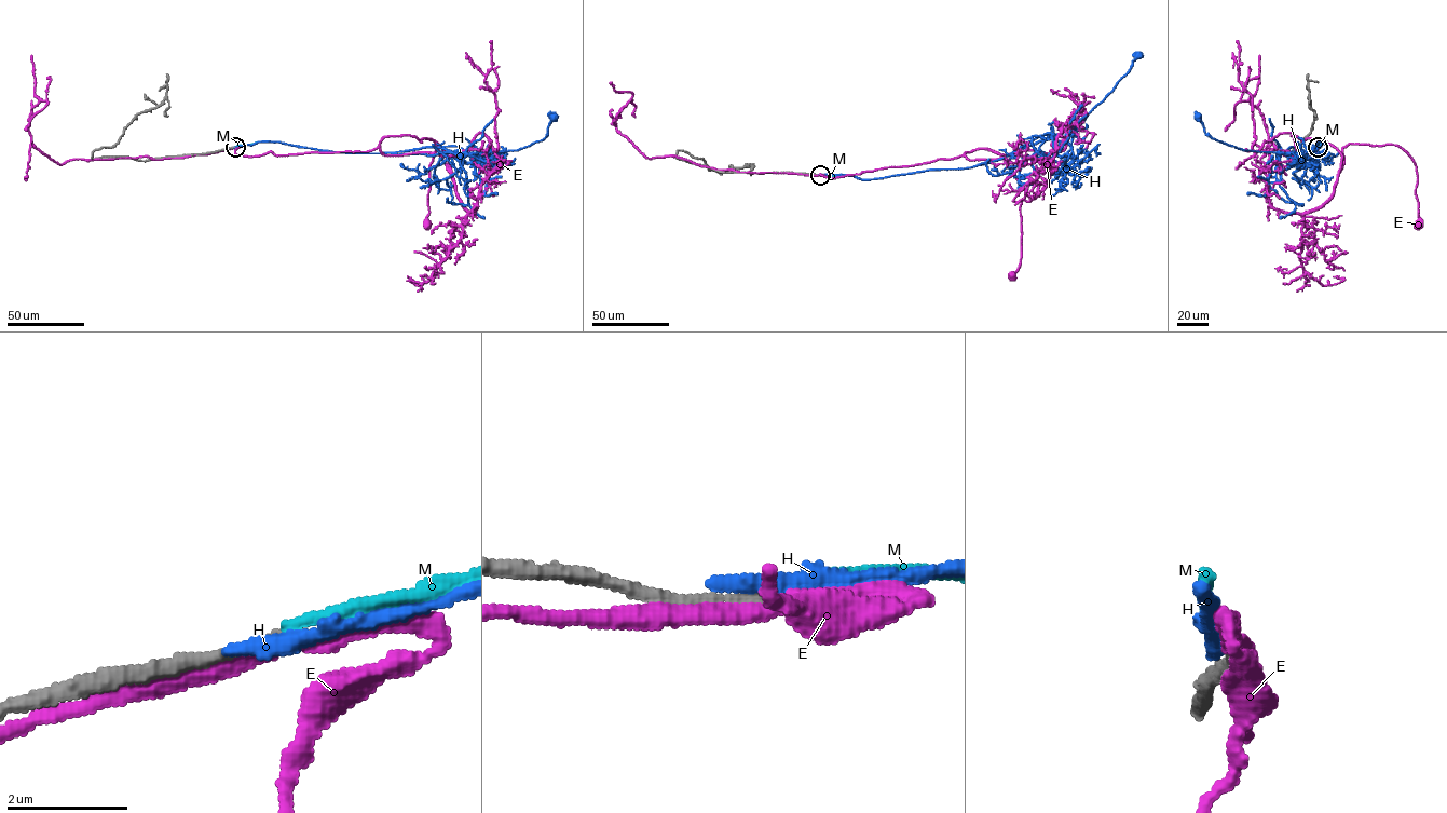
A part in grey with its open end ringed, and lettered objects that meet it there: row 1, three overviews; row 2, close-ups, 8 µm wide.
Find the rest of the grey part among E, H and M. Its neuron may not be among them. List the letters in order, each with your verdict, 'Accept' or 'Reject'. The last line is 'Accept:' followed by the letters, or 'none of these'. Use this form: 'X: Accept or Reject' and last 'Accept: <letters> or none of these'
E: Reject
H: Reject
M: Reject
Accept: none of these

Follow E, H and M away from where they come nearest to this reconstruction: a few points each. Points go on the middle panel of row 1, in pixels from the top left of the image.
E: (818, 175), (912, 166), (980, 148), (997, 152), (1035, 197), (1020, 207), (1021, 257), (1012, 276)
H: (819, 175), (867, 179), (968, 167), (1041, 140), (1070, 145), (1075, 130), (1138, 54)
M: (820, 175), (843, 176)

